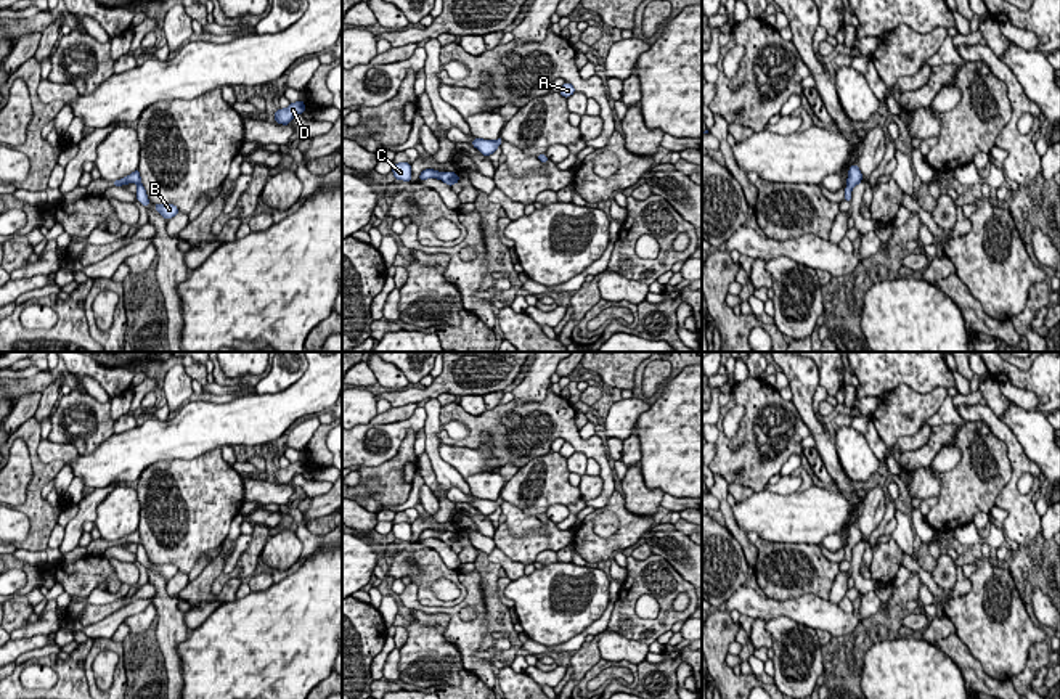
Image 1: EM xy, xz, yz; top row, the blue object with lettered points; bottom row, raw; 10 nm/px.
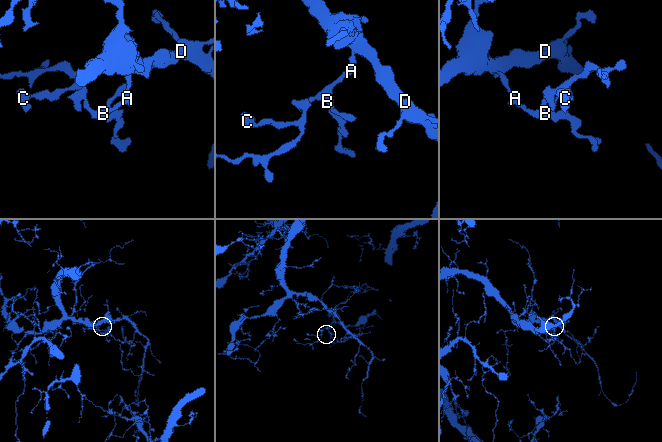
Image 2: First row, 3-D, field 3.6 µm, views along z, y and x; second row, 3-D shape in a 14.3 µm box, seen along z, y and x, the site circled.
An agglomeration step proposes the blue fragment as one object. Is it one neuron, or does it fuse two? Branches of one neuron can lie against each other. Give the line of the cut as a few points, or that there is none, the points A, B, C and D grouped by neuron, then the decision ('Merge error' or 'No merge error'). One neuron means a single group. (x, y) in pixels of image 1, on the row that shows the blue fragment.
No split. Groups: A B C D. No merge error

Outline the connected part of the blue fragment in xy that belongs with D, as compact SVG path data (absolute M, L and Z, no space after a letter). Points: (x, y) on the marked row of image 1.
M300 100L291 103L286 109L278 108L278 111L275 112L275 122L287 125L291 124L296 114L304 114L304 111L305 111L305 103Z

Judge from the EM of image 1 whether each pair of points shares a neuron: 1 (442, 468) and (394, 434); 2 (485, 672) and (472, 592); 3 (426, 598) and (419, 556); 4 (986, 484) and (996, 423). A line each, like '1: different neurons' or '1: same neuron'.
1: different neurons
2: same neuron
3: same neuron
4: different neurons

